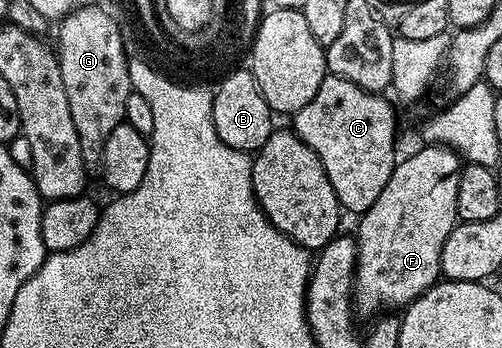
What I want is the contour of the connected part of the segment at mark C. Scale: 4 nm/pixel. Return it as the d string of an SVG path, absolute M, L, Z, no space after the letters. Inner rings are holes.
M326 75L322 79L322 87L318 87L318 92L314 94L314 99L310 99L310 103L306 103L306 107L302 107L294 115L296 136L305 141L318 155L330 183L337 191L372 189L371 192L377 194L382 191L382 187L386 187L392 174L392 167L398 160L396 113L386 98L387 96L371 93L350 83L350 79Z

